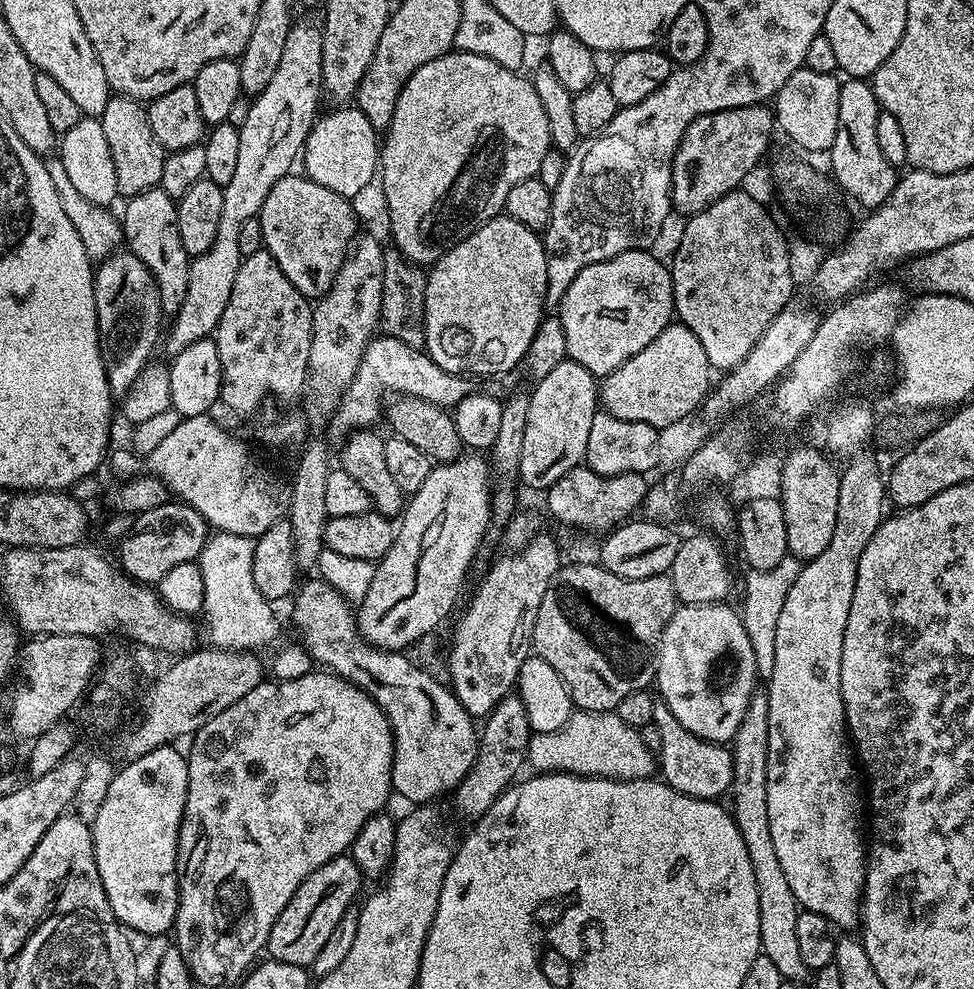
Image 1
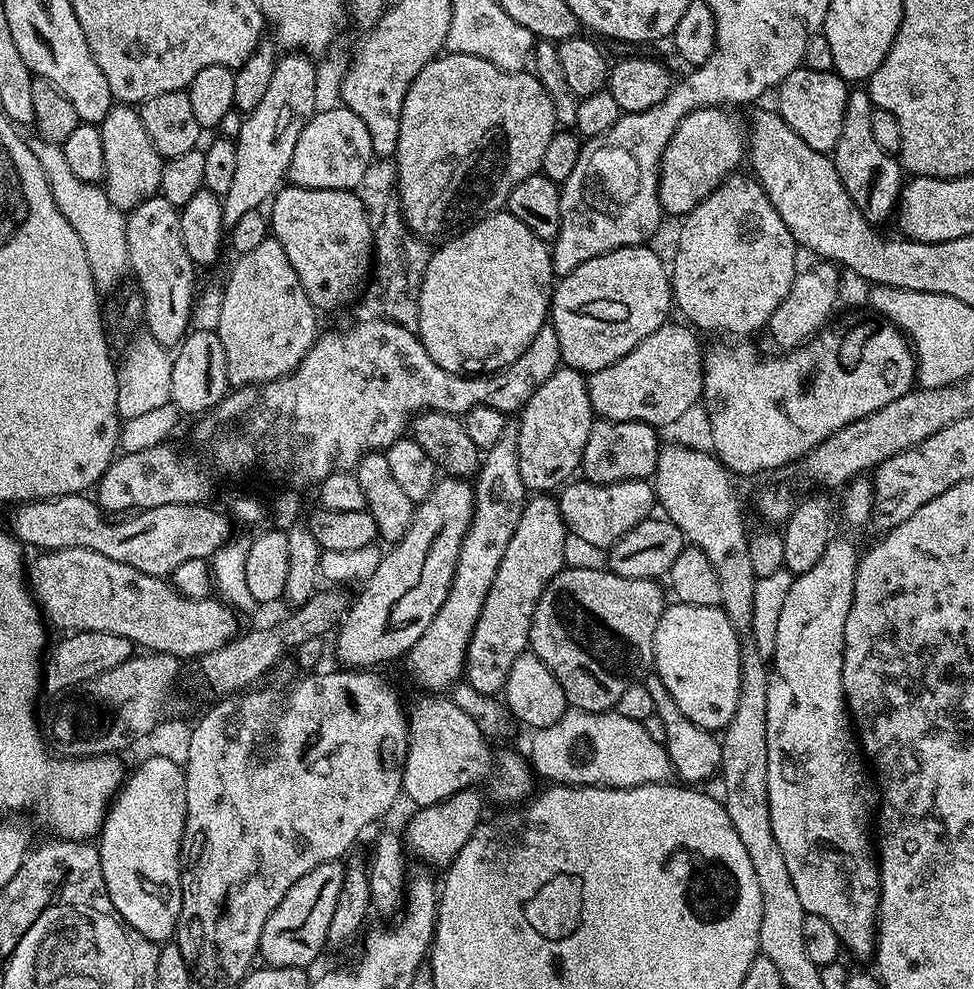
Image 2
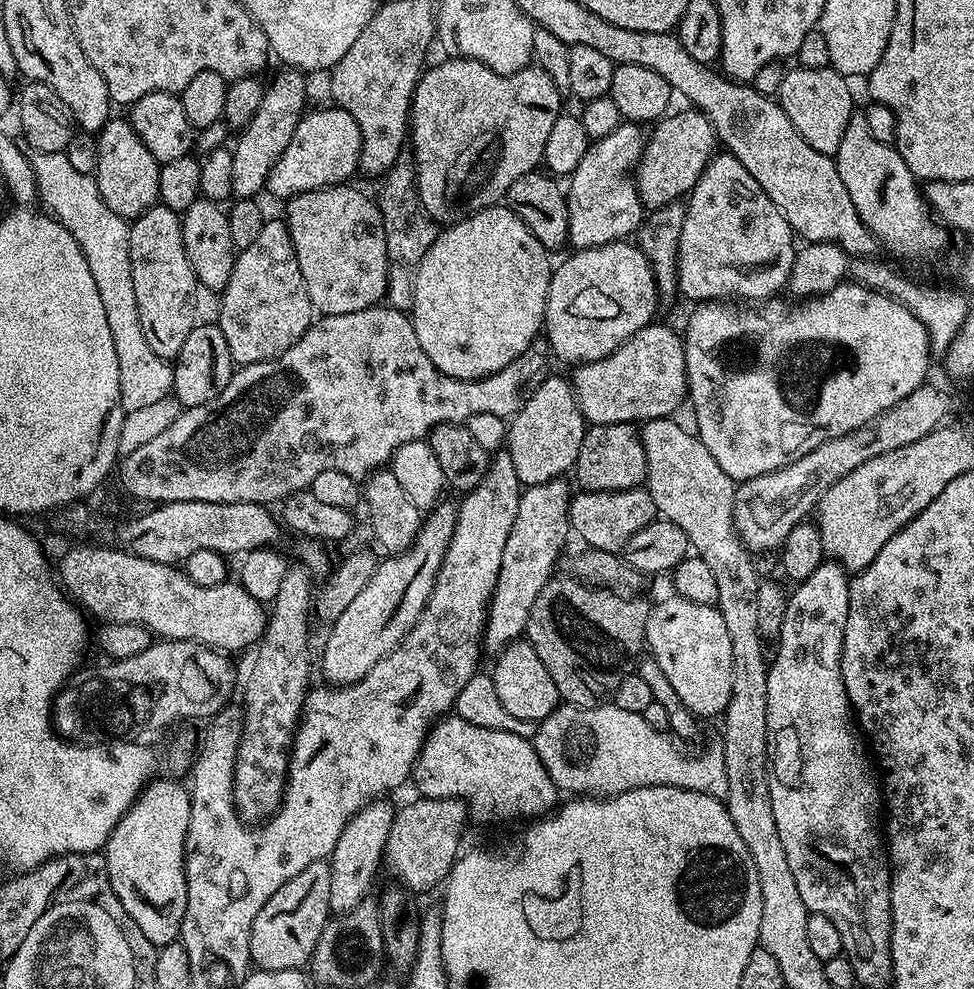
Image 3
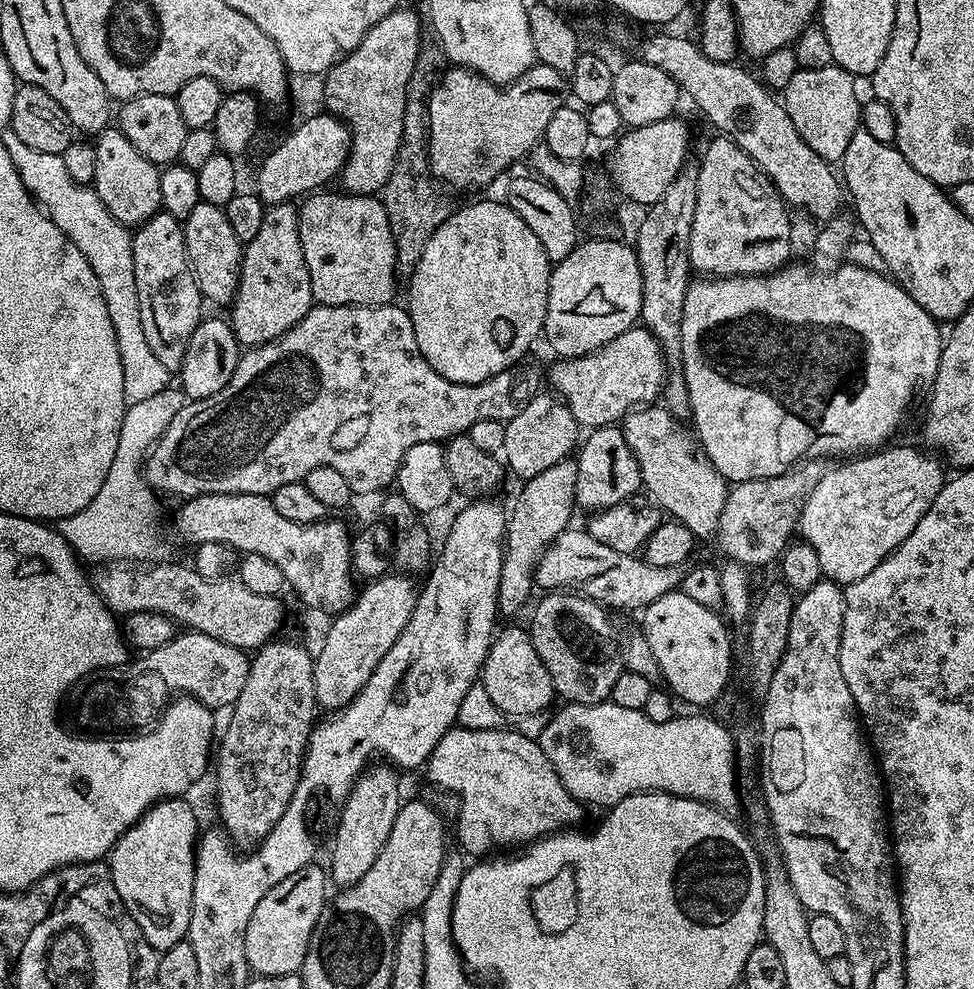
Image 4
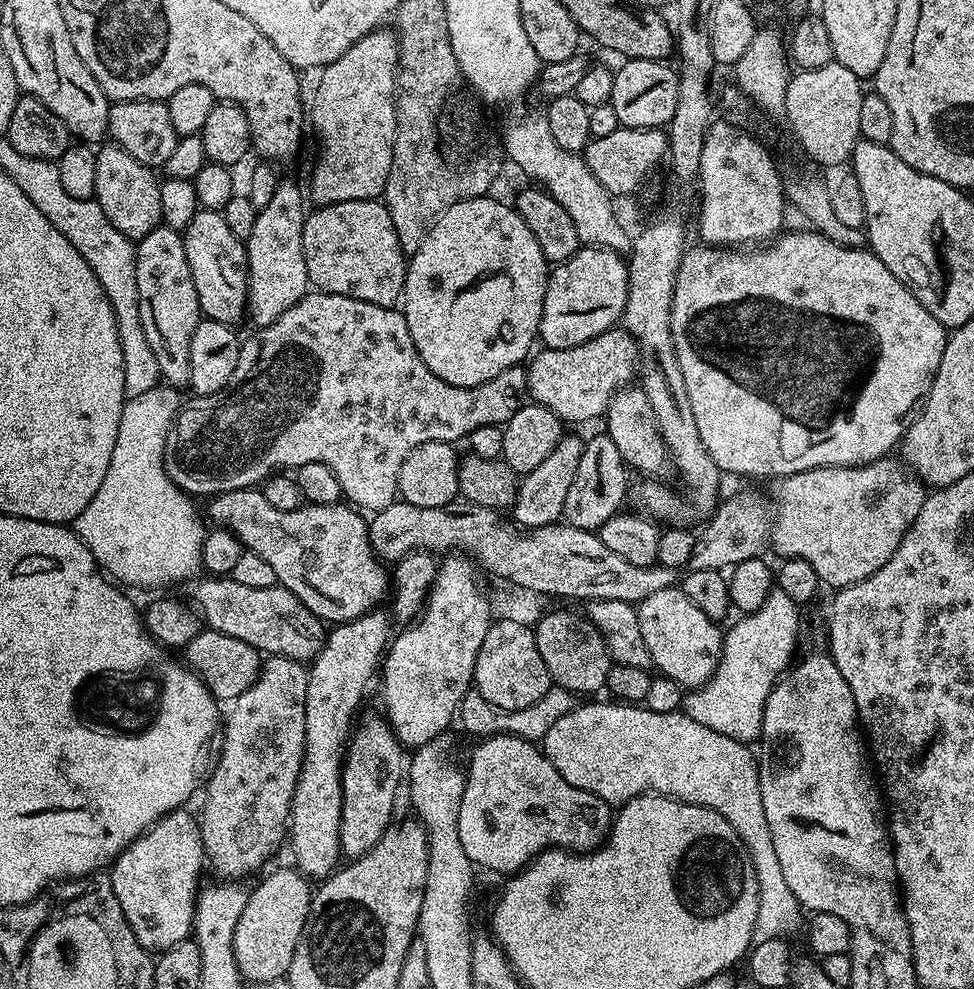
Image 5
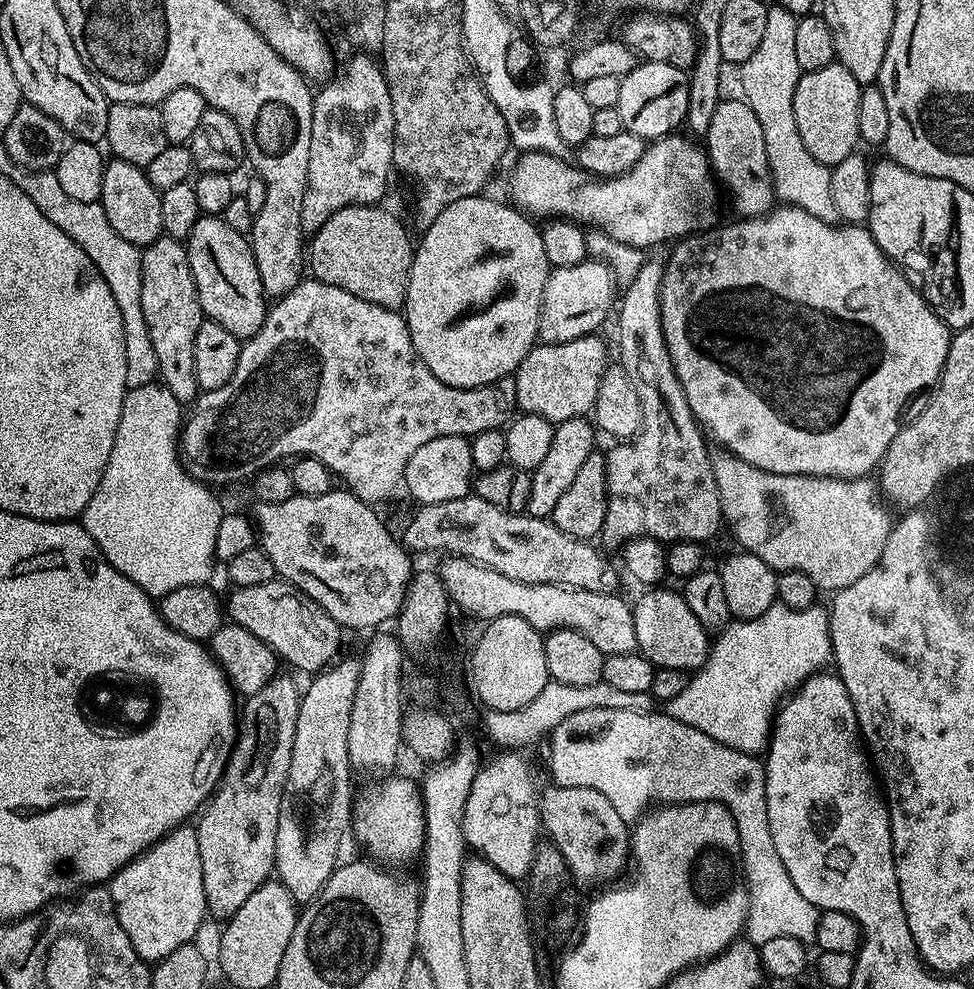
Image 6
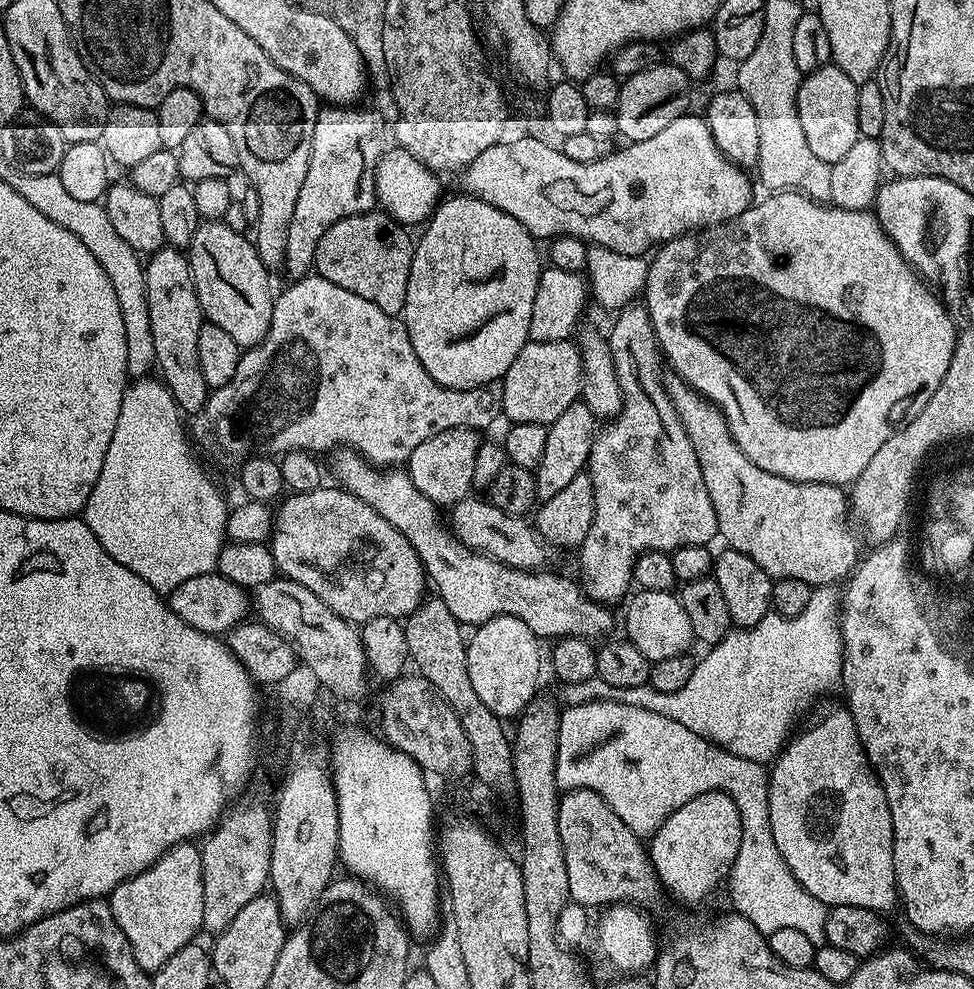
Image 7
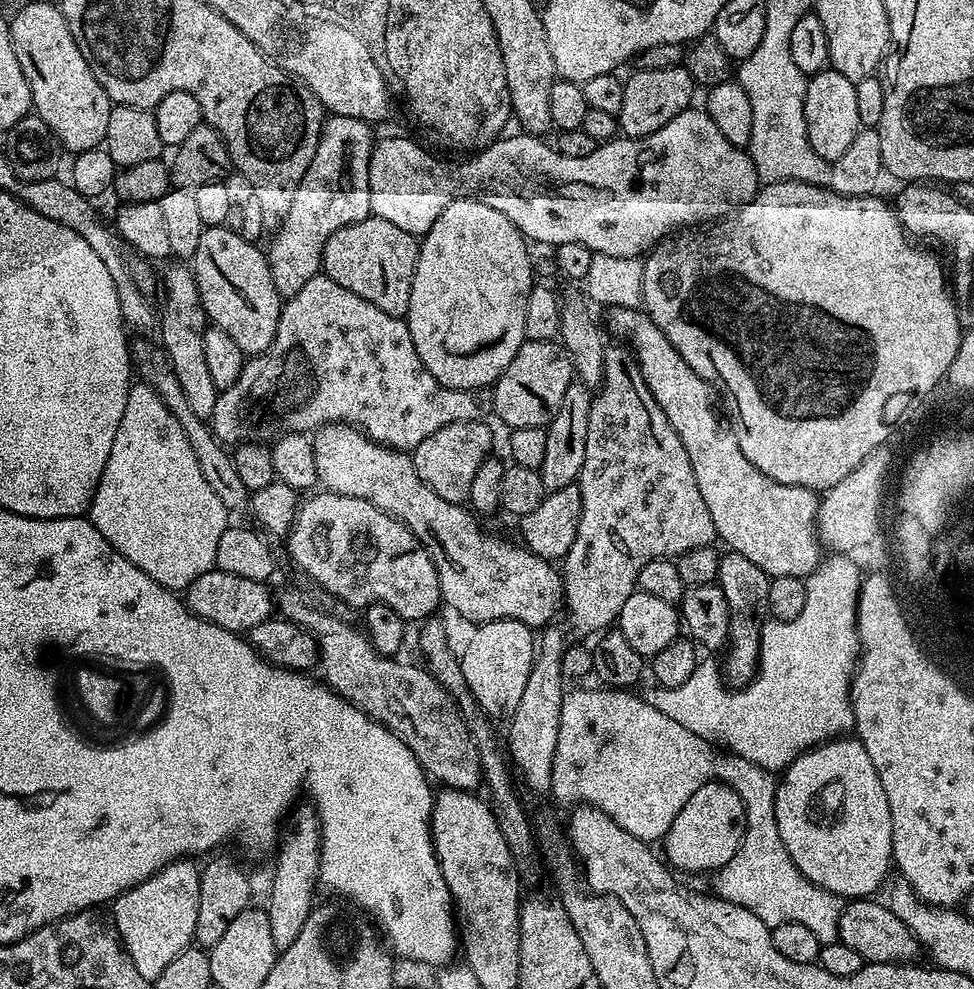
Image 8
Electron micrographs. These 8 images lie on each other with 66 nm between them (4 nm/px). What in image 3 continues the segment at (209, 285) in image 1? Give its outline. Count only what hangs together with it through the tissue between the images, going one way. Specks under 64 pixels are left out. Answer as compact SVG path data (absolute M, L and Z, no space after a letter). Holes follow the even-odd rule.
M280 70L276 77L264 89L262 106L258 106L258 114L250 118L248 125L234 140L232 157L234 158L234 186L233 197L237 200L259 197L259 192L265 191L270 170L281 158L286 146L289 145L297 130L298 124L305 116L304 103L308 100L308 84L305 73L299 70Z

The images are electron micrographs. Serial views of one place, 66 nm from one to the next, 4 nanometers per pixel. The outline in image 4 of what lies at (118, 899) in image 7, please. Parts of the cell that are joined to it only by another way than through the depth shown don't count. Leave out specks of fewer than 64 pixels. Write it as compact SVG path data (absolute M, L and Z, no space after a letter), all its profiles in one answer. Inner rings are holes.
M184 798L158 801L137 824L124 831L110 853L114 886L126 910L134 918L134 922L138 922L138 930L142 930L146 942L150 942L150 946L157 950L169 948L185 939L190 926L198 831L196 832L196 812L186 801Z

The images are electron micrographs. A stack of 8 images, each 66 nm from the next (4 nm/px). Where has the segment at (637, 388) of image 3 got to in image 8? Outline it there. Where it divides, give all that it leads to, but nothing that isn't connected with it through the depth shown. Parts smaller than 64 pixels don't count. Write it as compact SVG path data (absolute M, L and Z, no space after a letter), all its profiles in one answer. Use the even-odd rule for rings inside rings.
M525 339L518 354L514 354L514 362L510 362L510 366L506 366L495 384L491 385L491 411L496 412L497 418L508 424L509 429L526 426L547 429L573 382L572 359L563 344L556 340Z

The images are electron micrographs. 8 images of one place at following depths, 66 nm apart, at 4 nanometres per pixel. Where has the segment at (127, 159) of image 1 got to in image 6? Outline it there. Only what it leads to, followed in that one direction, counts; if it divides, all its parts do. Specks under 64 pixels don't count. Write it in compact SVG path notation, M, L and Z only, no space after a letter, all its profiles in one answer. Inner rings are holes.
M109 159L102 174L102 194L99 201L106 210L106 219L121 238L126 238L135 248L144 249L164 235L160 191L152 185L148 173L141 165L125 160Z

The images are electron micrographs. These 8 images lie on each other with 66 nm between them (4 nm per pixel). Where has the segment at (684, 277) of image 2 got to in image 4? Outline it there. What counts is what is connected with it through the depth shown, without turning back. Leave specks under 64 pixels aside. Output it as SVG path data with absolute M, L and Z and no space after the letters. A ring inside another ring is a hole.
M717 135L716 140L712 140L704 148L704 157L698 160L700 169L698 170L698 186L696 187L696 201L694 202L694 222L690 230L690 250L688 251L688 263L697 273L703 274L708 278L718 276L762 276L776 269L784 267L789 263L792 252L792 228L788 225L788 212L784 199L778 194L778 190L768 181L768 176L755 164L734 141L726 136Z

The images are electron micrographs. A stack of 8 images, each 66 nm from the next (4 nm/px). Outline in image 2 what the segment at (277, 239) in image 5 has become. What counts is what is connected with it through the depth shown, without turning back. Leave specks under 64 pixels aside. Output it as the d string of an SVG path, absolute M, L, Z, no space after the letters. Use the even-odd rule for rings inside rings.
M271 238L264 239L258 243L258 246L255 246L254 250L237 255L234 260L236 261L233 262L232 269L228 272L228 281L224 284L224 293L220 296L220 313L216 316L214 330L218 334L218 338L222 338L222 350L226 350L226 374L229 385L264 384L267 380L277 380L290 374L296 369L298 362L302 362L302 358L312 348L312 343L318 335L318 327L316 328L318 310L310 302L310 298L306 298L306 290L302 290L302 286L298 282L298 274L294 274L294 266L290 266L290 258L286 258L286 250L282 250L282 242Z

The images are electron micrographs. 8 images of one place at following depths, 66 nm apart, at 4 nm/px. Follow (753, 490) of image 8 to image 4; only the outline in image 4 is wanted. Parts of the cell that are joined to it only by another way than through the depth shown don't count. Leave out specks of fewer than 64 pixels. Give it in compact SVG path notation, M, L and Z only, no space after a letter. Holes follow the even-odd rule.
M892 446L881 447L859 458L845 459L837 463L840 464L837 468L829 467L818 486L814 486L814 490L805 498L800 512L799 539L814 546L814 554L818 554L818 566L822 566L824 576L841 586L858 582L858 578L866 578L874 566L878 566L898 545L906 542L906 538L910 538L910 530L918 526L922 514L930 510L934 498L938 498L946 482L945 465L935 455L927 451L919 452L916 448L888 447Z

